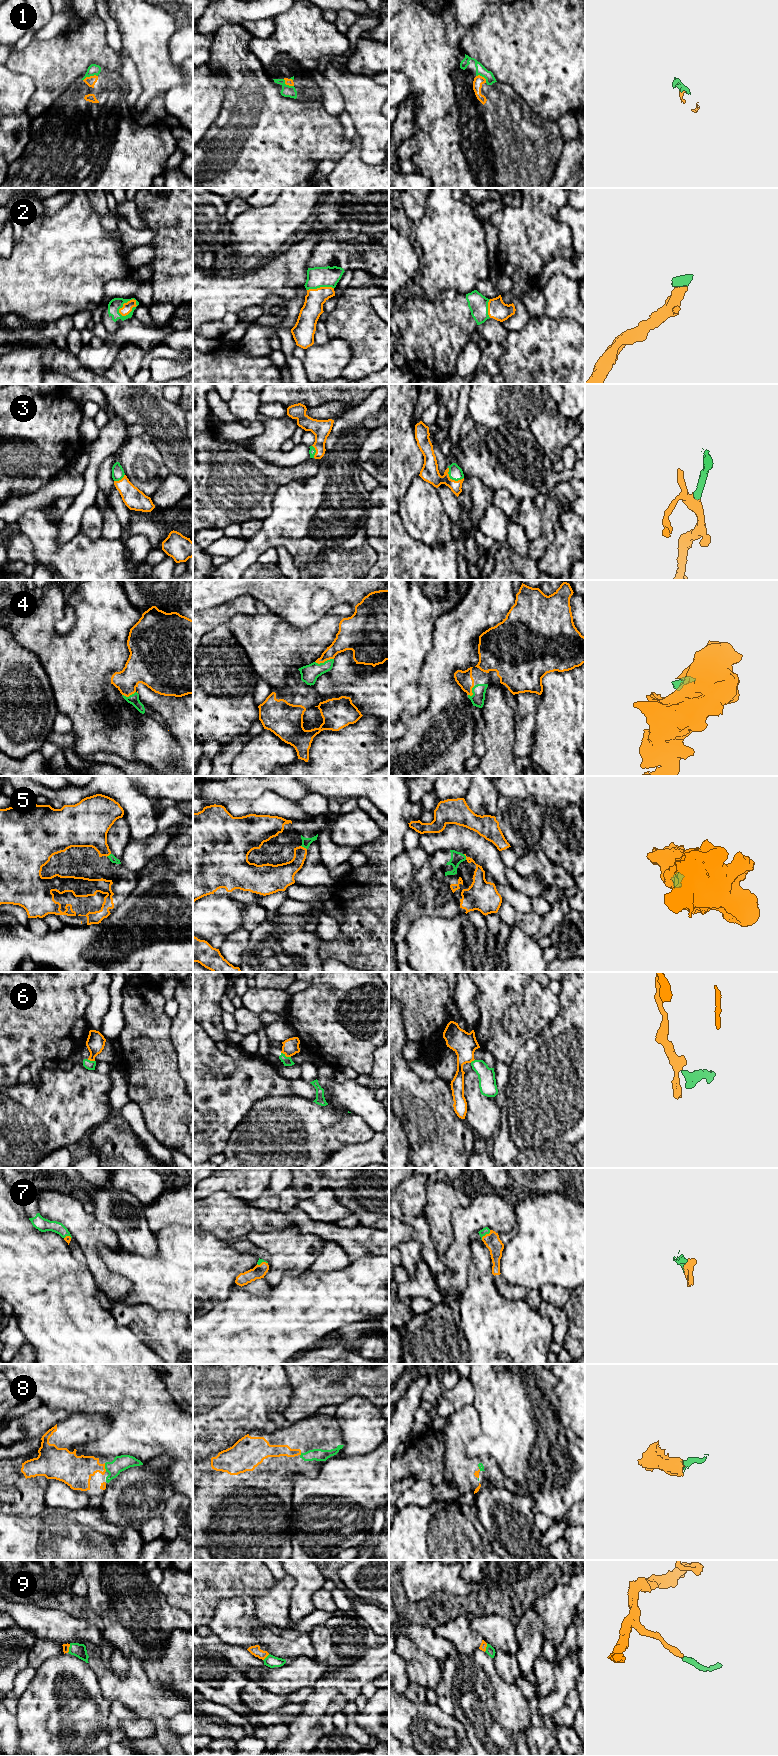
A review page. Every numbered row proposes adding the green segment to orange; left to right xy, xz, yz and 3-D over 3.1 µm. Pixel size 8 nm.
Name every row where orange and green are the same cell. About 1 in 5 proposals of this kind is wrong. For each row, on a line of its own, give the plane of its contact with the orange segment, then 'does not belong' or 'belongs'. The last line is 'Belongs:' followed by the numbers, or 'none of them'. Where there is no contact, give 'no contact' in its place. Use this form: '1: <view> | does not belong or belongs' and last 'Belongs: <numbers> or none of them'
1: xy | belongs
2: xy | belongs
3: yz | belongs
4: xz | belongs
5: xz | belongs
6: xz | does not belong
7: yz | belongs
8: xy | belongs
9: yz | belongs
Belongs: 1, 2, 3, 4, 5, 7, 8, 9

